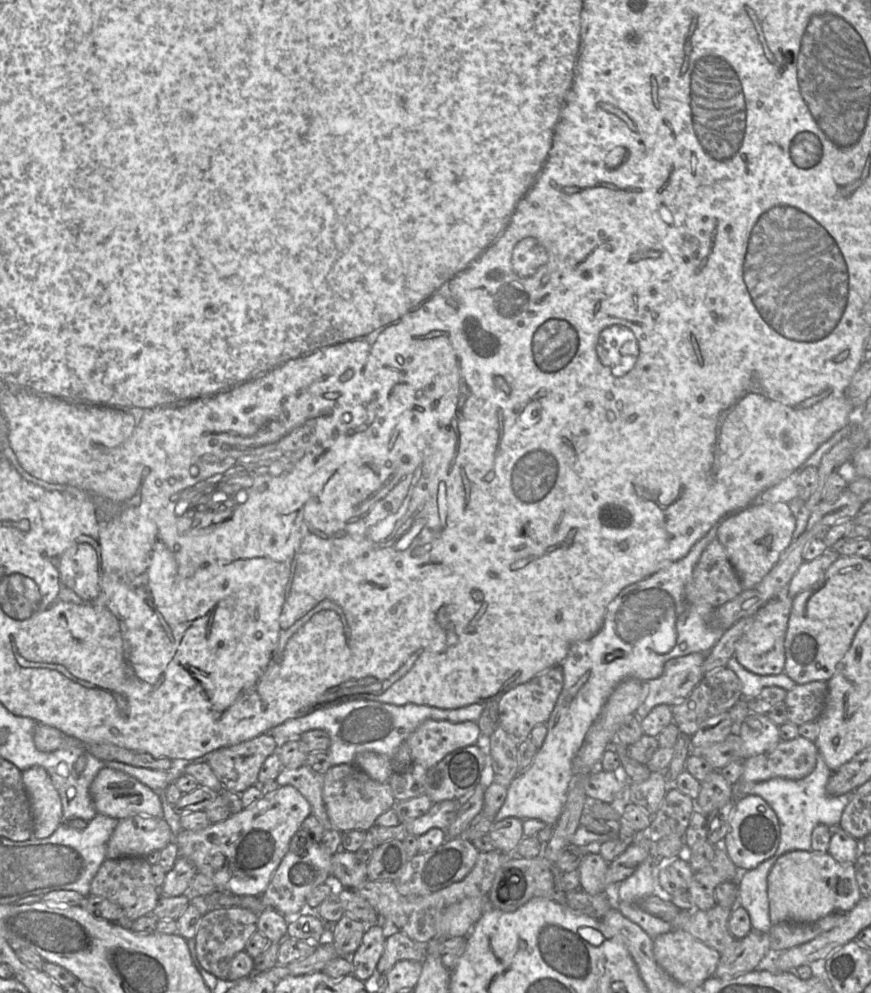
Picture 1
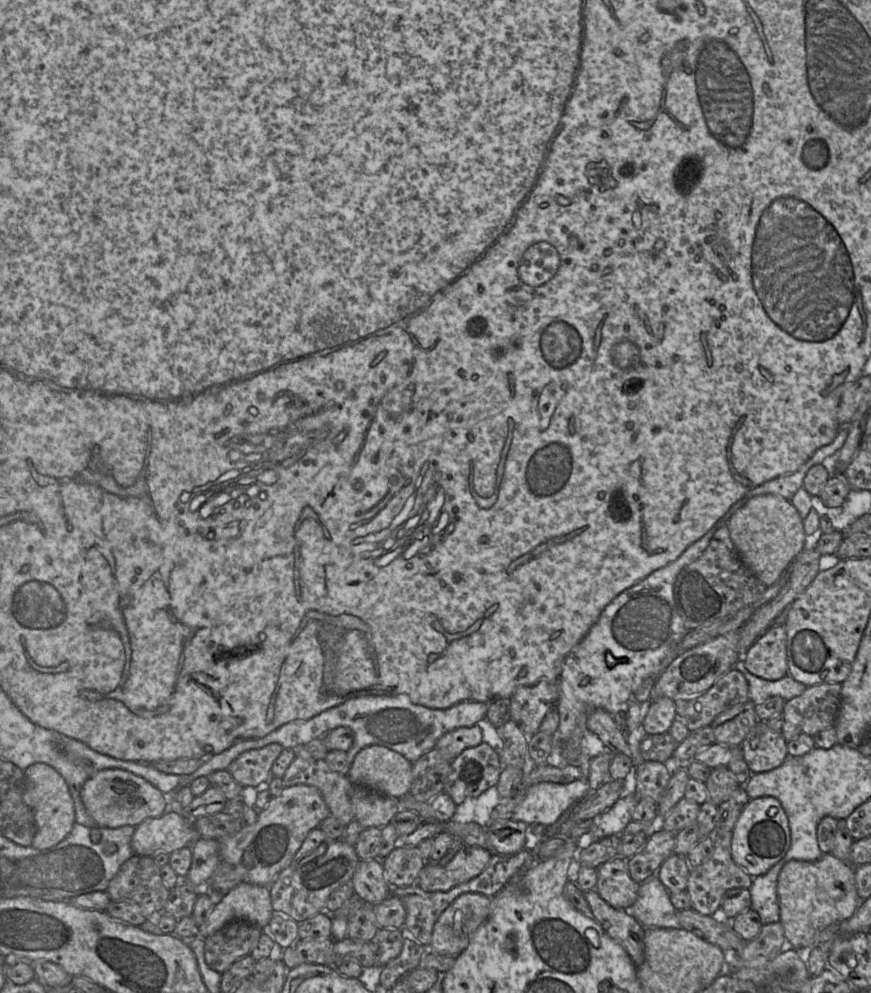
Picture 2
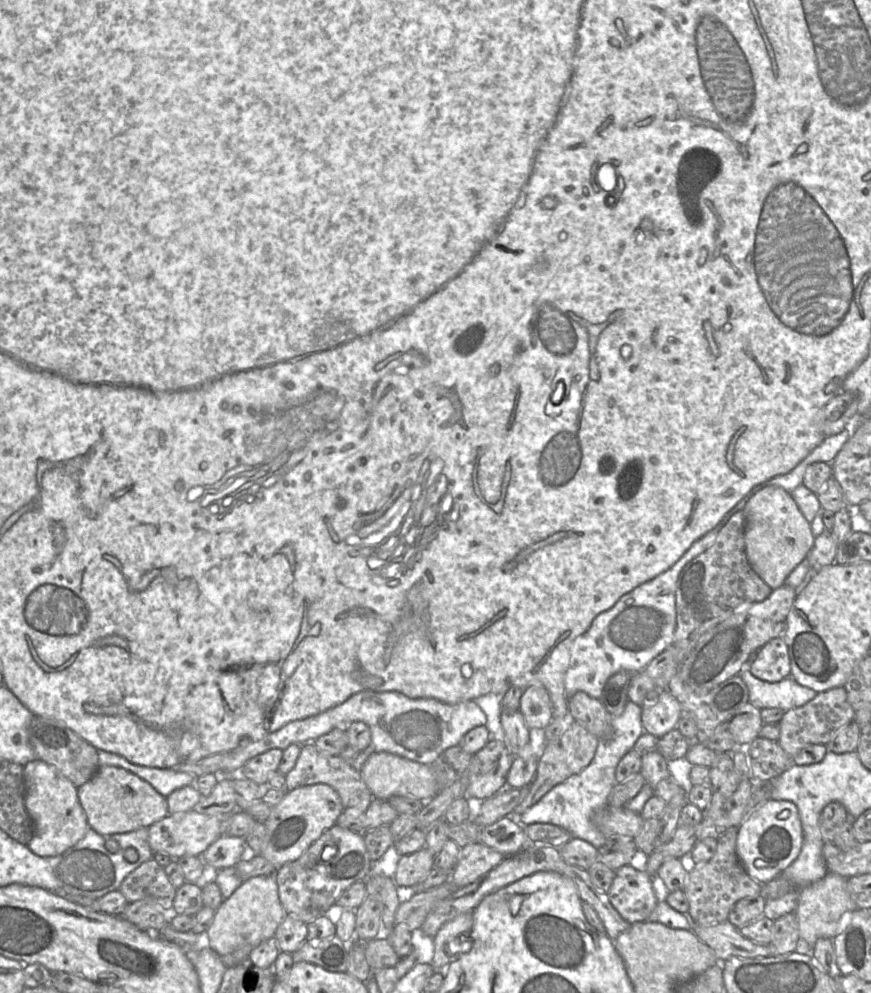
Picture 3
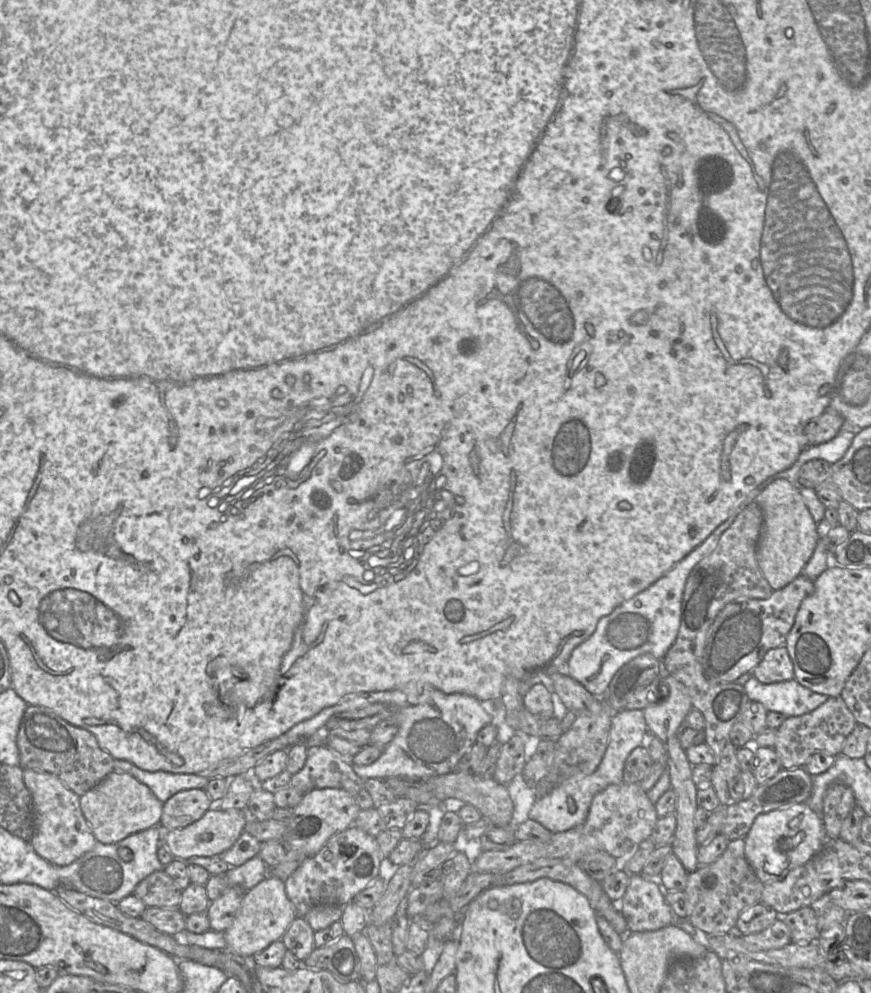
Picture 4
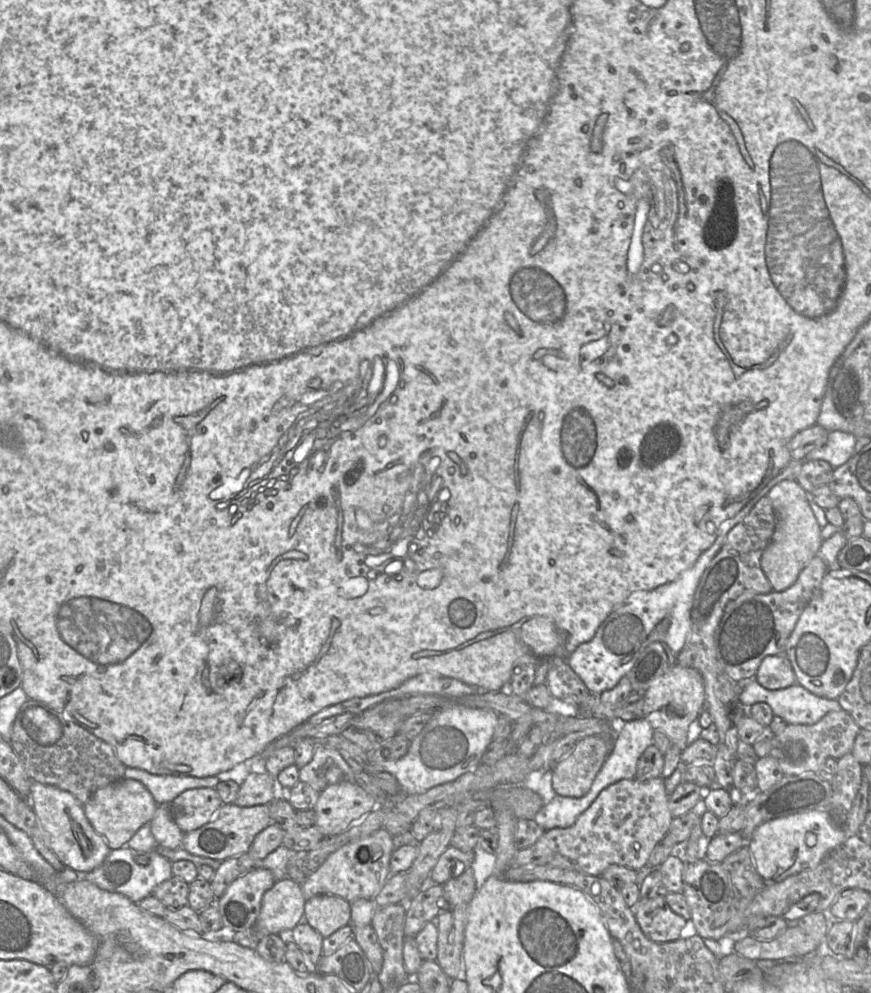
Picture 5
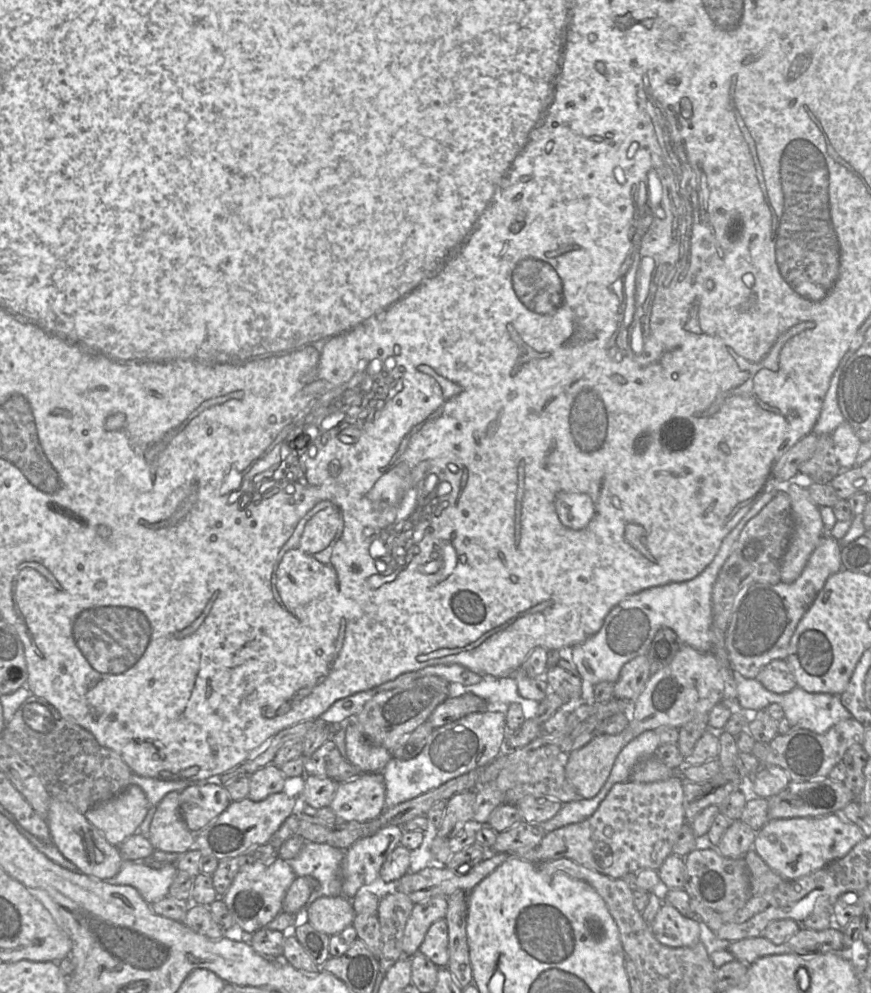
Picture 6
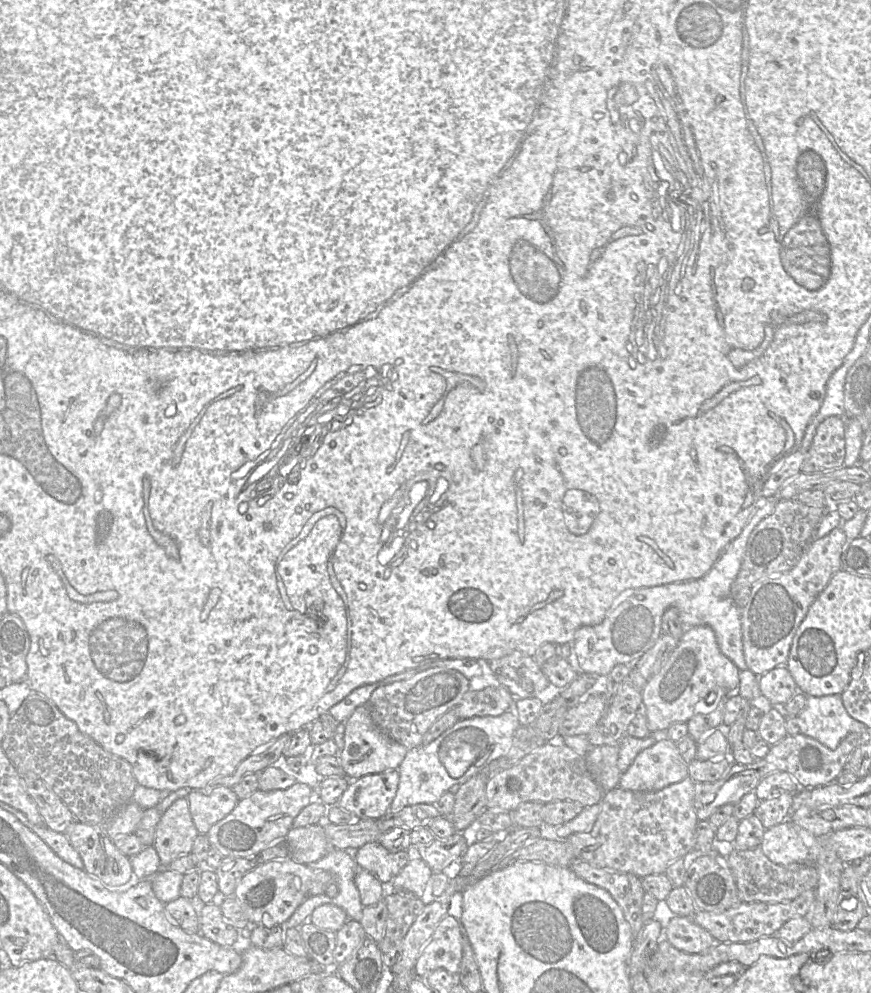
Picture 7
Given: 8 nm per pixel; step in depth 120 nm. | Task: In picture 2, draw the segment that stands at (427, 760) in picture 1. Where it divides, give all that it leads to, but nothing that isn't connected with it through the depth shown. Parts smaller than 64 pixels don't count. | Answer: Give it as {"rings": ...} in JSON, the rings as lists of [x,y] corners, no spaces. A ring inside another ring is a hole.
{"rings":[[[478,725],[463,727],[447,732],[436,742],[435,748],[443,758],[452,761],[465,749],[482,743],[482,730]]]}

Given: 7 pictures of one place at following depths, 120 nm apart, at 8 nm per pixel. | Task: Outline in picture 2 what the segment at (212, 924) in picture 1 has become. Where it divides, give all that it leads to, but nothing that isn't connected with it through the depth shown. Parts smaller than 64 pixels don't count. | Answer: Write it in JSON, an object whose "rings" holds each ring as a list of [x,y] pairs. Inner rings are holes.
{"rings":[[[233,920],[204,939],[207,965],[223,974],[235,961],[250,955],[263,930],[243,920]]]}

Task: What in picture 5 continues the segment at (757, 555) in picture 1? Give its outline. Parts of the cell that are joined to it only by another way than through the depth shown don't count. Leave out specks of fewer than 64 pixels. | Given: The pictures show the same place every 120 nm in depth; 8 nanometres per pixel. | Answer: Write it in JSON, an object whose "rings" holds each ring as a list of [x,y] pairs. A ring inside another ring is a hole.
{"rings":[[[785,479],[767,494],[776,513],[777,523],[772,539],[761,556],[761,568],[774,591],[792,586],[800,572],[818,554],[823,542],[821,527],[812,511],[809,493],[795,479]]]}

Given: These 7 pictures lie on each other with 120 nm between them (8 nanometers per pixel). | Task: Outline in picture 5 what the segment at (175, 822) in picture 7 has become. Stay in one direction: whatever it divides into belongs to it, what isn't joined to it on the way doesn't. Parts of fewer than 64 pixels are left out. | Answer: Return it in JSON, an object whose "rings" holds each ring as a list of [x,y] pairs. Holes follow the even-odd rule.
{"rings":[[[158,805],[150,825],[159,845],[171,850],[182,848],[184,833],[174,822],[169,805]]]}

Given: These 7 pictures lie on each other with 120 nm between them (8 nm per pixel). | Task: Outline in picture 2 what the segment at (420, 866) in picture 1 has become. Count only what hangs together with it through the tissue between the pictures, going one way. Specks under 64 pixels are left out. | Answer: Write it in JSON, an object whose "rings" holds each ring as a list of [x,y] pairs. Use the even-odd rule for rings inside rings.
{"rings":[[[462,844],[447,865],[427,862],[417,877],[416,885],[425,892],[448,891],[478,876],[492,854],[489,849]]]}

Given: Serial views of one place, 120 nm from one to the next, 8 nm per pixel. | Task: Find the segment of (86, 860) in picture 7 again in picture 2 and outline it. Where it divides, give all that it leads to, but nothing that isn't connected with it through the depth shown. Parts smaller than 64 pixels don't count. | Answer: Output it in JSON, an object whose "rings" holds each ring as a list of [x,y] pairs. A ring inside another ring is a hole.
{"rings":[[[35,763],[24,771],[25,790],[23,801],[31,809],[36,824],[31,847],[44,850],[59,844],[71,832],[75,824],[75,808],[64,778],[51,766]]]}

